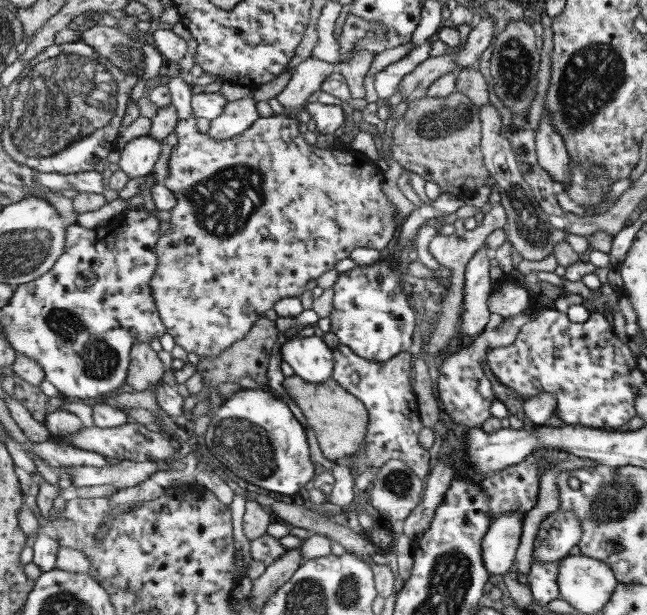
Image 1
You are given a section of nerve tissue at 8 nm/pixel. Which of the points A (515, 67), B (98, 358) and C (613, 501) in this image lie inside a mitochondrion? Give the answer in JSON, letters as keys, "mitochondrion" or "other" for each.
{"A":"mitochondrion","B":"mitochondrion","C":"mitochondrion"}

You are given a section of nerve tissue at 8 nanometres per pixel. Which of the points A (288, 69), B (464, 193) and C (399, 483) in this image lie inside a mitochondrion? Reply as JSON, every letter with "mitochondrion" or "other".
{"A":"other","B":"other","C":"mitochondrion"}

